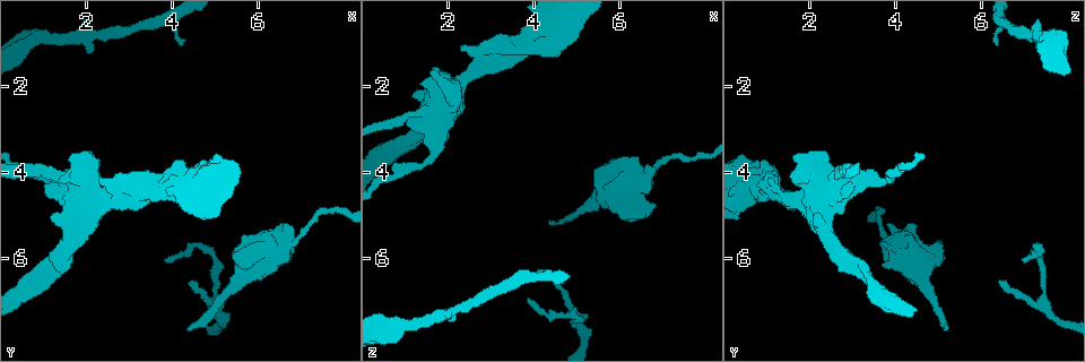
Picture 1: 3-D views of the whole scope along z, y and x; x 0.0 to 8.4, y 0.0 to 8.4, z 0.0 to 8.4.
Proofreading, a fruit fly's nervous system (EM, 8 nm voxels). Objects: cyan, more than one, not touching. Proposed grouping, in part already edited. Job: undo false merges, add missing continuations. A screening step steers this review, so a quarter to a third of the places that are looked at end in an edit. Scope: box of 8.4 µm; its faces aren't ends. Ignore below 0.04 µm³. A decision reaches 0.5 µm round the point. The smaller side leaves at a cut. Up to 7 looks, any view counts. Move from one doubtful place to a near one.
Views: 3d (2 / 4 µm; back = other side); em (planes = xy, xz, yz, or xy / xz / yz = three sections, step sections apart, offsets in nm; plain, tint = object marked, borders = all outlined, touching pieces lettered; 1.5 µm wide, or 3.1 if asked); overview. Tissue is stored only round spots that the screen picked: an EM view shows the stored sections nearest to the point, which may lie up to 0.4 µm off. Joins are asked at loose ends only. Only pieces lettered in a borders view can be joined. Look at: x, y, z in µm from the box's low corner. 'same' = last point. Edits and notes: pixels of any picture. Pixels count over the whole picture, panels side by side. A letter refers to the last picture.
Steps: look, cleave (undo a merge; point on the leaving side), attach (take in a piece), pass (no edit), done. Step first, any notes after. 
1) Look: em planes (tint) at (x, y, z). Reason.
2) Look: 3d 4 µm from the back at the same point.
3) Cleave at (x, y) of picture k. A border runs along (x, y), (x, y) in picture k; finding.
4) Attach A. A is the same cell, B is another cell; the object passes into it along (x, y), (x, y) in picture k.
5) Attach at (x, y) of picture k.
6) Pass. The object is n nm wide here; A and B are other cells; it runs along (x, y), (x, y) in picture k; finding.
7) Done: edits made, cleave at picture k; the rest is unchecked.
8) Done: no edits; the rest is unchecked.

Look: 3d 4 µm from the back at (4.35, 7.65, 5.20). Thin end.

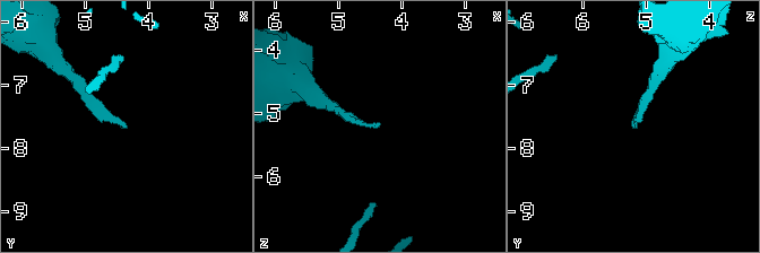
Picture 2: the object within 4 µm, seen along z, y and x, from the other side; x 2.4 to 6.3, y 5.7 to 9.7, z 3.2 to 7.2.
Look: em yz step 4 (tint) at (4.30, 7.70, 5.15). Now the EM.

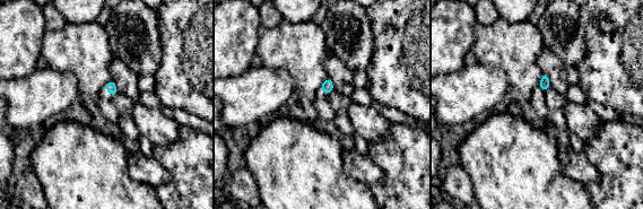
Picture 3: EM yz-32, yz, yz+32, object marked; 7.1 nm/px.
Look: em planes (borders) at the same point. Cut it another way.

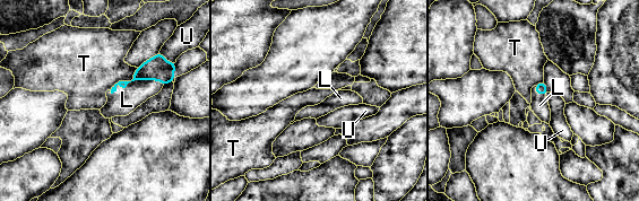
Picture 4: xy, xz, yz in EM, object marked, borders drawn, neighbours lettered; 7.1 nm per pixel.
Attach L. The longest contact is with L, 400 nm; L is the same cell, T and U are other cells; the object passes into it along (157, 68), (132, 80), (127, 99) in picture 4; the neuron continues.

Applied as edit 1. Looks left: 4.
Look: overview. See it whole again.

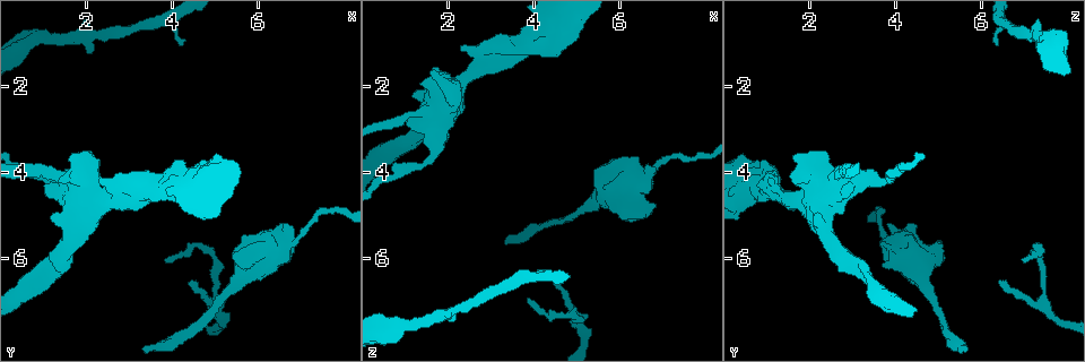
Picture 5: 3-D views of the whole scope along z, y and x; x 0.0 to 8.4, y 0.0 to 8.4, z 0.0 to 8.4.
Look: 3d 4 µm at (5.70, 6.35, 4.45). Sudden change in width.

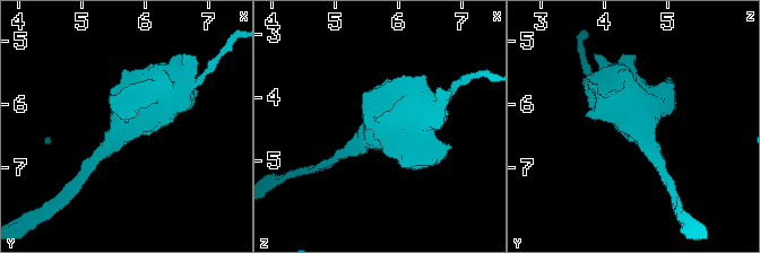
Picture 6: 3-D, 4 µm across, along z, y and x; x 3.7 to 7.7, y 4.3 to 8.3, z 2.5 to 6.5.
Look: em xy step 8 (borders) at (5.65, 6.30, 4.45). Shape alone is not enough.

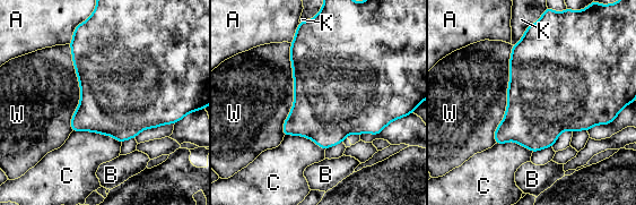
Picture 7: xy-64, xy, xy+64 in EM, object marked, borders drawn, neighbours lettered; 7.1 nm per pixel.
Pass. The object is 550 nm wide here; the longest contact is with W, 700 nm; A, B, C, K and W are other cells; one neuron here.

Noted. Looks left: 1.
Look: em planes (borders) at (2.30, 4.10, 1.10). An open end.

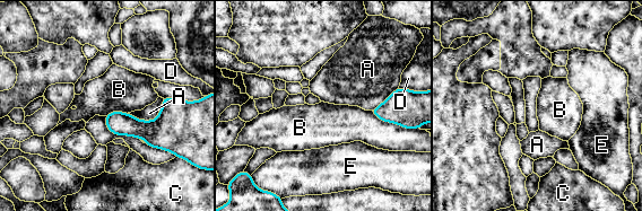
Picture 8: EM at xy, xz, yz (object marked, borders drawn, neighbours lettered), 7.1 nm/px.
Pass. The longest contact is with A, 280 nm; A, B, C, D and E are other cells; a border runs along (371, 111), (384, 121), (400, 125) in picture 8; no lettered piece goes on from it.

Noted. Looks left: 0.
Done: edits made, attach at picture 4; the rest is unchecked.

